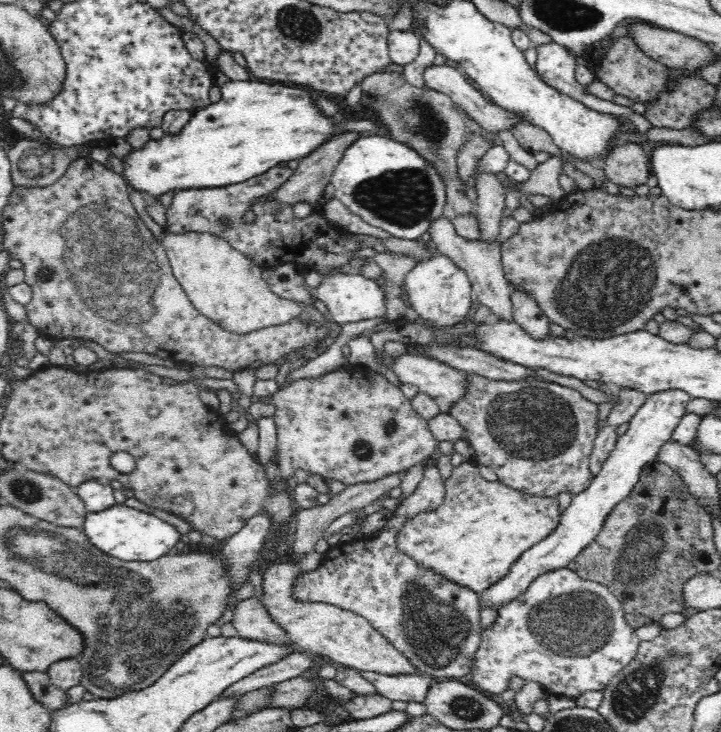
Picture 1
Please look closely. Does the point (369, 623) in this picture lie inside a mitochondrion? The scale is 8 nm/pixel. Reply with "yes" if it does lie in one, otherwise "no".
no

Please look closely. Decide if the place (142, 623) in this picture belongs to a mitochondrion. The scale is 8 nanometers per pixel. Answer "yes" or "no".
yes

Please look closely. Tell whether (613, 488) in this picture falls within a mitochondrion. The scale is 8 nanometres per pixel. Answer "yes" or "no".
no

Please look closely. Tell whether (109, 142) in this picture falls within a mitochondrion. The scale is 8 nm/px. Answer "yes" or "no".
no

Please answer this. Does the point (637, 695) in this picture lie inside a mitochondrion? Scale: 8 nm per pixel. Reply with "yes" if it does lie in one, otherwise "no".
yes

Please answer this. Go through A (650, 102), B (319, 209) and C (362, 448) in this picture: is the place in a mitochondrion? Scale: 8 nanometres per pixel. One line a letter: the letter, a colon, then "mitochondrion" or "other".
A: other
B: other
C: mitochondrion

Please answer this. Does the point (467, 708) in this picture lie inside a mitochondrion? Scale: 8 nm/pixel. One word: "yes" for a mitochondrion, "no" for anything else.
yes

